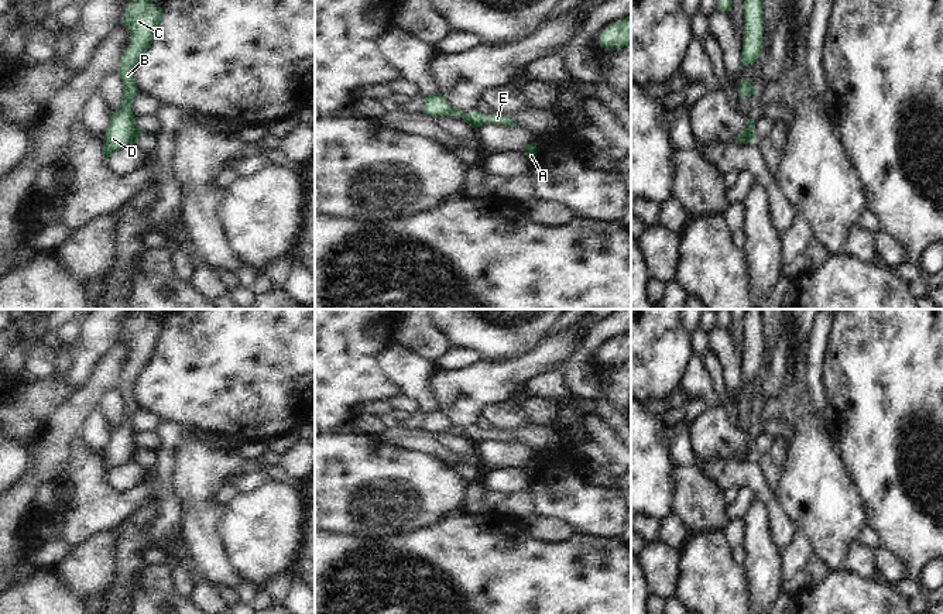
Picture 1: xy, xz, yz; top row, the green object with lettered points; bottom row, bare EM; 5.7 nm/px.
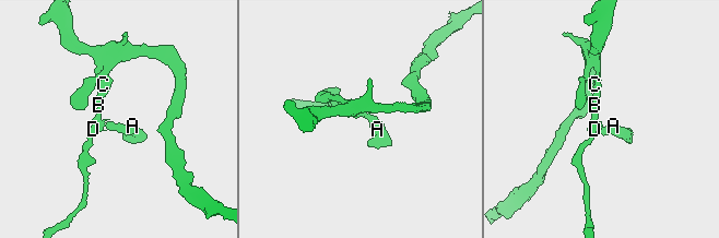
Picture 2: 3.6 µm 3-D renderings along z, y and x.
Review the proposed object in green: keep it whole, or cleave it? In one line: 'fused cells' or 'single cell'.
fused cells

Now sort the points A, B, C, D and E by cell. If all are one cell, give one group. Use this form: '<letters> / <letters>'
A E / B C D

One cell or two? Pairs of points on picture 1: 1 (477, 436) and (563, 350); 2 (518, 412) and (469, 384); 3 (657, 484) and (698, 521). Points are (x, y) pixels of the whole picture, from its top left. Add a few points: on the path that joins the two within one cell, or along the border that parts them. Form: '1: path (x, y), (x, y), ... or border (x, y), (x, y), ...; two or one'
1: path (476, 407), (506, 377), (534, 363); one
2: border (511, 398), (491, 404), (482, 414); two
3: border (672, 465), (668, 473), (669, 513); two

